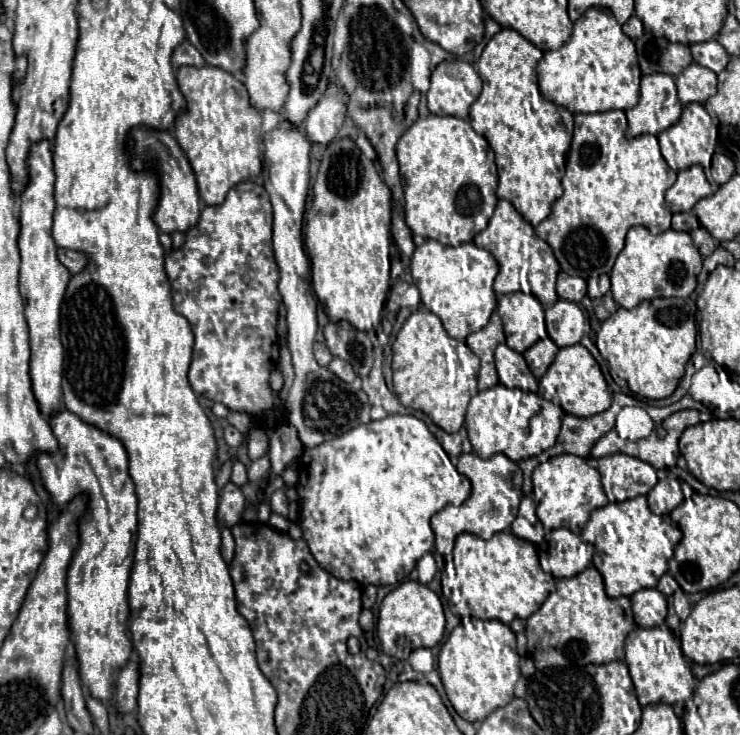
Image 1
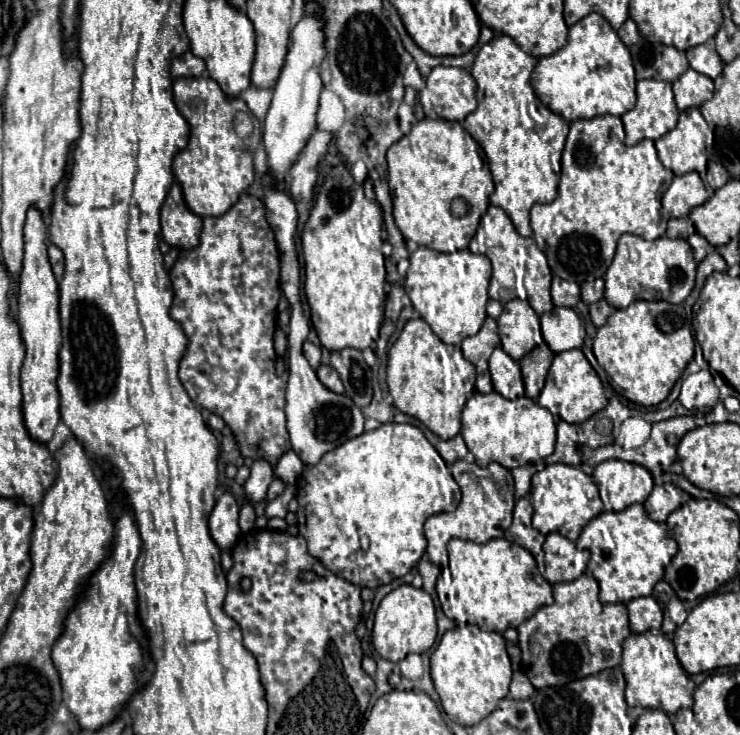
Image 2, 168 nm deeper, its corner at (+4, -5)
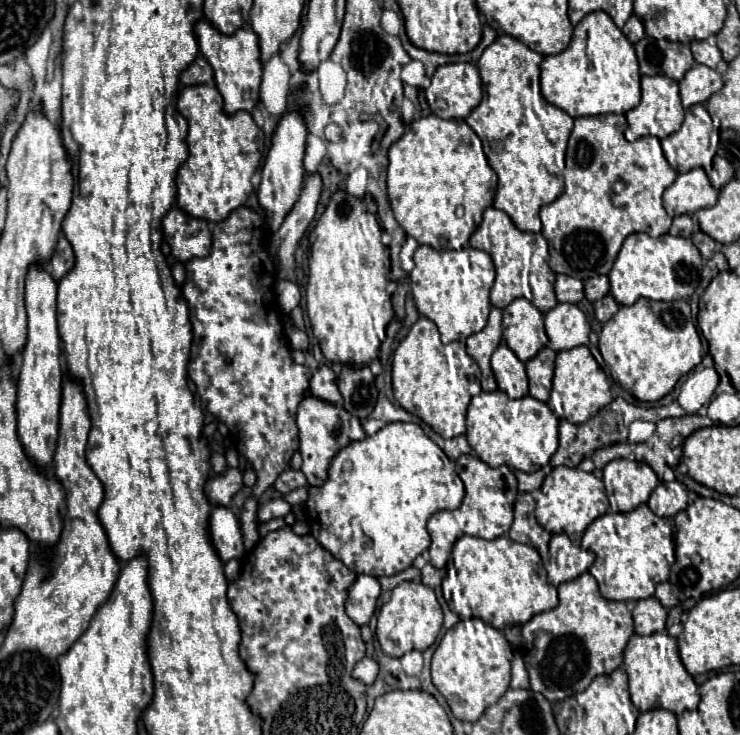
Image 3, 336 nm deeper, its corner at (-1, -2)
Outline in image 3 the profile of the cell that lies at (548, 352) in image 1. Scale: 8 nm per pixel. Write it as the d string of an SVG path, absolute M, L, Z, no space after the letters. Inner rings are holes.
M542 348L534 358L526 362L526 372L530 380L530 396L548 402L552 390L552 374L554 374L556 352L552 348Z

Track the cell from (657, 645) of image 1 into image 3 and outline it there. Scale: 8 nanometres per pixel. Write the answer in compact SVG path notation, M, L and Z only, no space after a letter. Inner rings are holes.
M666 629L650 636L634 634L624 650L624 670L630 680L630 698L640 712L664 708L680 714L686 710L694 710L700 702L699 686L686 672L678 654L676 638L672 638Z

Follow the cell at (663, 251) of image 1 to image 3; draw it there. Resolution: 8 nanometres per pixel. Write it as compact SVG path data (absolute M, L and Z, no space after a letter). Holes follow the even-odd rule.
M644 232L630 234L624 240L620 254L608 274L610 294L622 306L632 306L638 298L686 300L700 284L700 270L702 270L702 258L690 238L672 234L650 238Z

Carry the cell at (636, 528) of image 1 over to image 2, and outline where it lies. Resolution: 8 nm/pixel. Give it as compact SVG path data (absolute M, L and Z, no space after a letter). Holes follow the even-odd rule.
M637 503L619 513L601 513L593 517L577 539L577 549L591 553L587 574L599 583L599 599L603 603L629 603L631 599L651 595L657 581L663 579L663 569L677 553L677 543L669 535L665 523L651 521L645 509Z

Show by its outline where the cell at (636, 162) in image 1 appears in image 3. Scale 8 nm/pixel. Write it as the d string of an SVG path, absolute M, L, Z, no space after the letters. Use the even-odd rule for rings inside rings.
M600 114L582 116L574 120L574 128L566 150L566 170L564 170L564 194L552 204L542 206L542 236L550 246L550 268L556 274L568 274L578 280L586 280L598 274L608 274L618 250L628 234L646 232L658 238L670 230L672 218L662 206L662 192L674 182L678 172L668 164L660 148L660 140L654 136L638 138L629 142L624 136L627 127L623 114Z

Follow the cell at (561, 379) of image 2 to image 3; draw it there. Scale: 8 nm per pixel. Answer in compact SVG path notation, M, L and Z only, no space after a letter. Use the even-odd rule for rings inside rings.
M576 346L570 350L558 352L556 372L554 372L552 390L547 404L559 419L582 424L590 416L594 416L602 406L608 406L612 400L610 382L604 374L604 370L600 366L596 366L596 360L586 346Z

